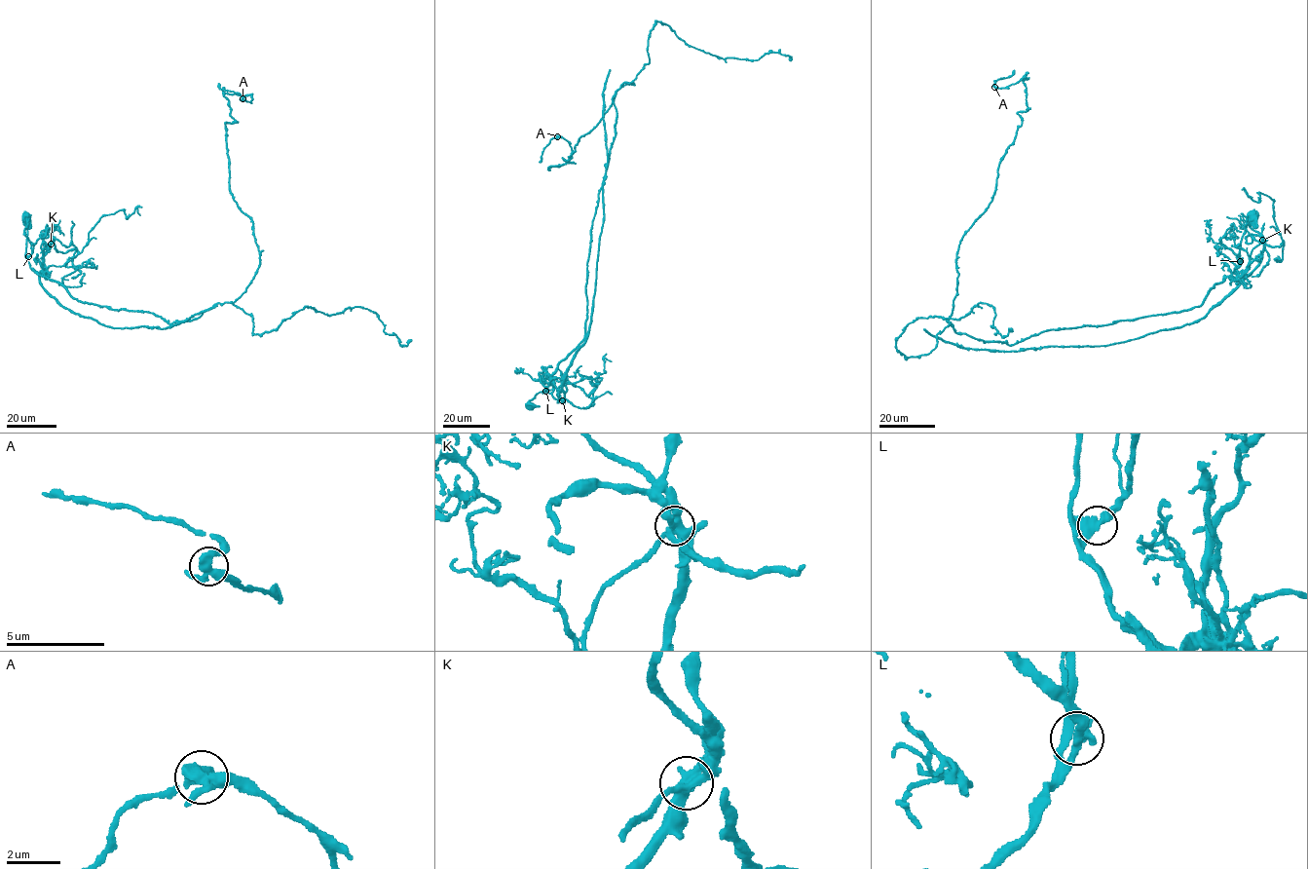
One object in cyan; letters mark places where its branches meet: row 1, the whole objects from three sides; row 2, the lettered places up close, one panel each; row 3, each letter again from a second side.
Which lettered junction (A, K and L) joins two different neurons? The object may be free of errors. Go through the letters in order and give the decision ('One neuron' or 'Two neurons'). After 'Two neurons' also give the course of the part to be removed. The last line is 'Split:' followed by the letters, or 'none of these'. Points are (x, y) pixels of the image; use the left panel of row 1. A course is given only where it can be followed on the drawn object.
A: One neuron
K: Two neurons. Course of the part to remove: (51, 244), (44, 255), (39, 276), (44, 288), (74, 313), (105, 325), (161, 328), (217, 306)
L: One neuron
Split: K

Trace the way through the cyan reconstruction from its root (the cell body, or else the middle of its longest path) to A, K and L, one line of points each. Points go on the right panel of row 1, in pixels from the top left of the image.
A: (1253, 217), (1237, 268), (1200, 306), (1010, 345), (955, 332), (959, 242), (1027, 107), (1028, 78), (994, 87)
K: (1253, 217), (1247, 216), (1238, 266), (1230, 279), (1242, 278), (1249, 266), (1251, 250), (1263, 241)
L: (1253, 217), (1247, 216), (1240, 261)

